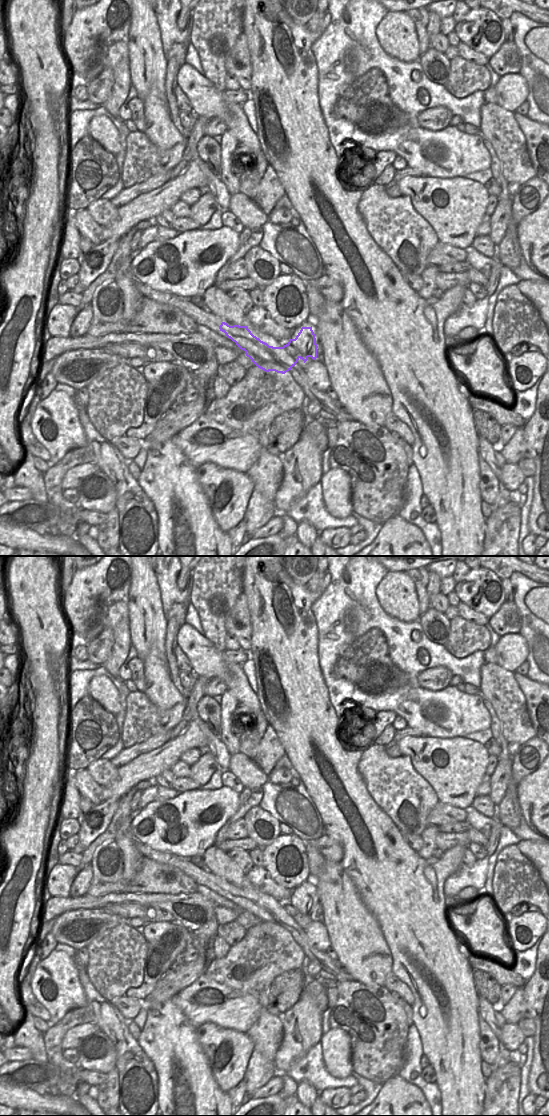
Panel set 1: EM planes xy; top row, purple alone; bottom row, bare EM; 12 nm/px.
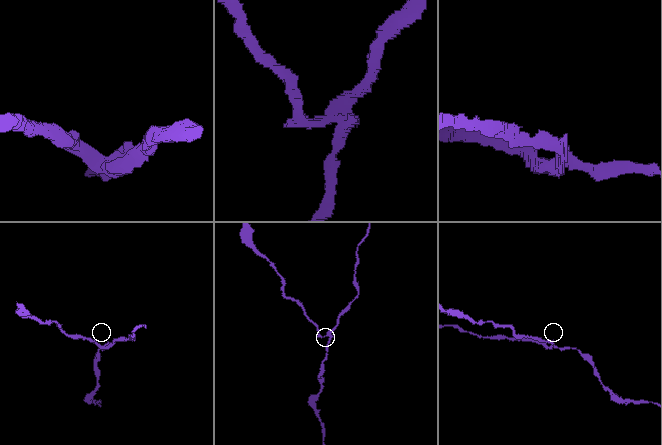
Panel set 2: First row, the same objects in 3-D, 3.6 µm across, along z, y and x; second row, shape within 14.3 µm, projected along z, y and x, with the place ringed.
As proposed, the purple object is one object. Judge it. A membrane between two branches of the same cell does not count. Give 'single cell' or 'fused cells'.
fused cells

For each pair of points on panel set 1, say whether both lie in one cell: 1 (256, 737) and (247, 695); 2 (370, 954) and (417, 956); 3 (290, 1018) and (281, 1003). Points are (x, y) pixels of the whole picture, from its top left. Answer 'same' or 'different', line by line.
1: same
2: different
3: different

